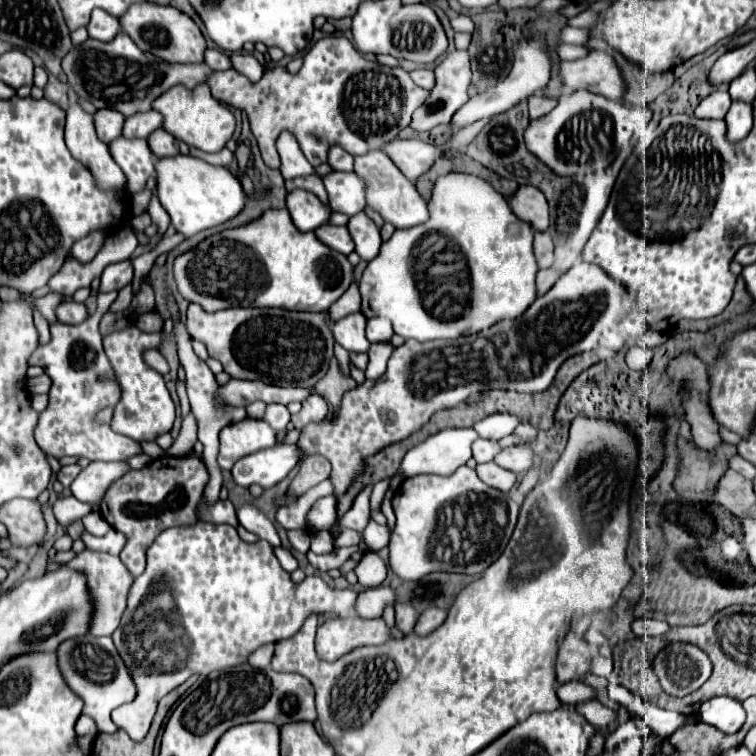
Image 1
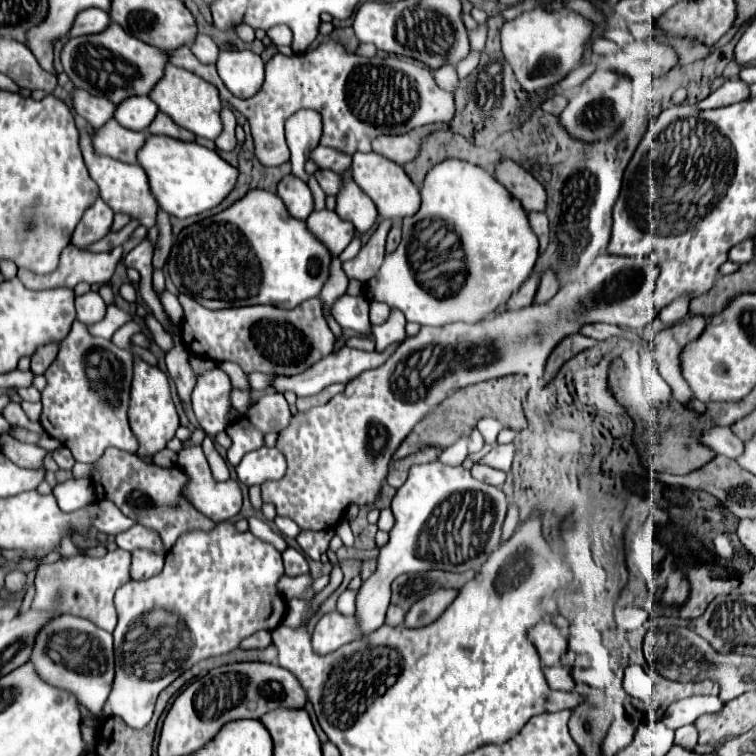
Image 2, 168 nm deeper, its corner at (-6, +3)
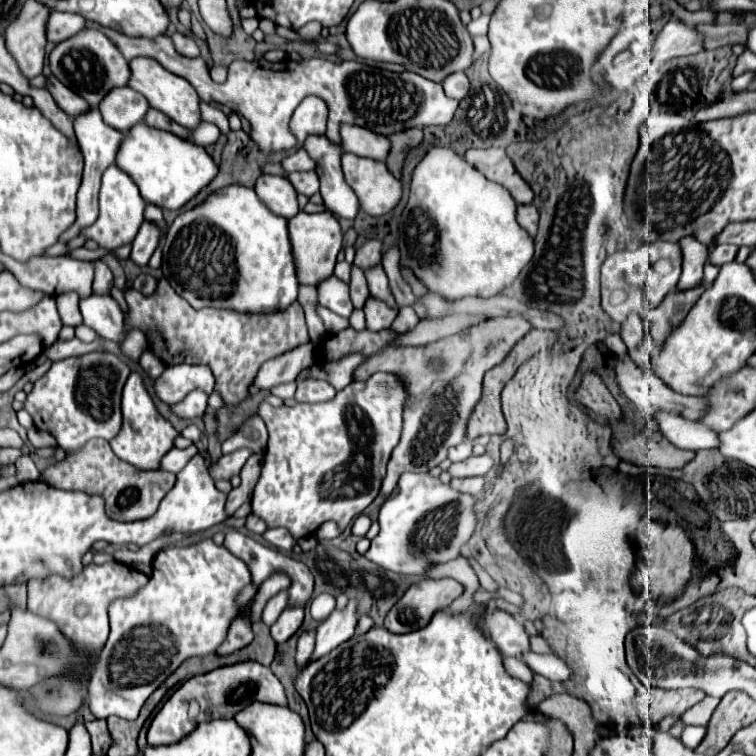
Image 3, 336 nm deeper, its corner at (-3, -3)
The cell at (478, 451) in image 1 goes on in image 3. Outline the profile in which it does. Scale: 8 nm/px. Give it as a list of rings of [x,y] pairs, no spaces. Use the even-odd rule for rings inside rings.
[[[464,441],[464,443],[448,449],[448,459],[450,461],[462,461],[462,459],[466,459],[470,455],[472,455],[472,445],[468,441]]]

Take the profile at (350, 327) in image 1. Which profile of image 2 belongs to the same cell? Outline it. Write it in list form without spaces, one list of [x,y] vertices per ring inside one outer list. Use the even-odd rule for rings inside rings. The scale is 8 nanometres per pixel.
[[[343,295],[335,305],[333,305],[333,317],[343,329],[353,329],[359,335],[369,335],[371,333],[371,323],[369,323],[369,301],[365,297],[351,297]]]

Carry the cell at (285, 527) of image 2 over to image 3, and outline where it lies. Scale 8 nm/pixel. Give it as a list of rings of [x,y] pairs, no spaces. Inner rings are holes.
[[[248,515],[248,517],[246,517],[244,527],[246,527],[250,533],[258,533],[258,535],[266,531],[266,523],[264,523],[262,519],[258,519],[256,515]]]

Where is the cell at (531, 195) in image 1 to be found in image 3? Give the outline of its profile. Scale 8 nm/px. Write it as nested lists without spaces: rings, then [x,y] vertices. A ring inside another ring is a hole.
[[[492,147],[492,149],[468,149],[464,153],[464,159],[476,167],[480,173],[484,173],[490,181],[496,181],[500,185],[504,185],[512,199],[516,203],[532,203],[534,193],[528,187],[528,183],[518,175],[518,171],[514,169],[514,163],[510,161],[510,157],[506,155],[504,149]]]

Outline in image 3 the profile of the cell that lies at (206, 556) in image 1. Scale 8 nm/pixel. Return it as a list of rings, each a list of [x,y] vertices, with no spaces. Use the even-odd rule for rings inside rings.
[[[202,539],[194,545],[188,545],[188,547],[166,547],[166,549],[160,549],[152,561],[152,575],[150,575],[150,581],[132,597],[128,599],[116,599],[112,605],[110,605],[110,637],[104,645],[104,649],[98,653],[98,661],[96,661],[96,671],[92,673],[92,679],[90,679],[90,711],[98,717],[98,719],[106,719],[110,715],[118,715],[122,719],[136,719],[144,701],[156,691],[156,687],[160,687],[160,683],[164,683],[164,679],[168,675],[172,675],[172,671],[176,671],[176,667],[180,667],[180,663],[188,657],[204,657],[204,655],[210,655],[216,651],[216,647],[224,641],[226,637],[226,631],[228,631],[228,625],[232,623],[232,619],[238,615],[238,609],[234,605],[234,597],[238,595],[238,591],[250,583],[250,571],[248,567],[236,559],[230,551],[226,551],[222,545],[216,545],[212,539]]]

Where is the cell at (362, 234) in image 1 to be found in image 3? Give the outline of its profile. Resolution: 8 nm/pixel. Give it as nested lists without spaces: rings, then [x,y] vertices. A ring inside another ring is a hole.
[[[310,135],[304,141],[304,149],[308,151],[308,155],[312,155],[312,161],[316,163],[320,195],[324,199],[326,209],[334,215],[354,219],[360,205],[356,193],[346,185],[342,175],[342,149],[336,147],[336,143],[332,143],[326,135]]]

